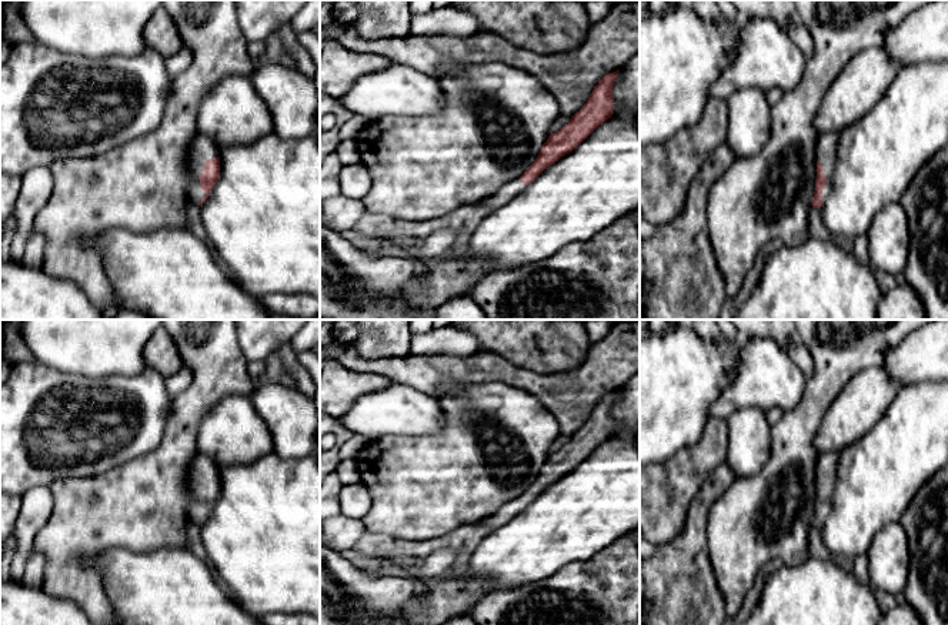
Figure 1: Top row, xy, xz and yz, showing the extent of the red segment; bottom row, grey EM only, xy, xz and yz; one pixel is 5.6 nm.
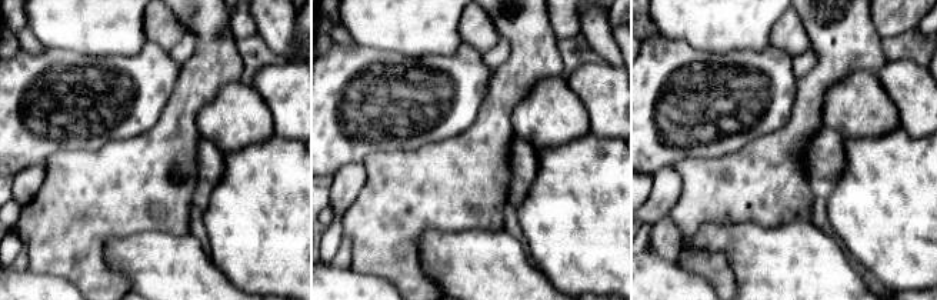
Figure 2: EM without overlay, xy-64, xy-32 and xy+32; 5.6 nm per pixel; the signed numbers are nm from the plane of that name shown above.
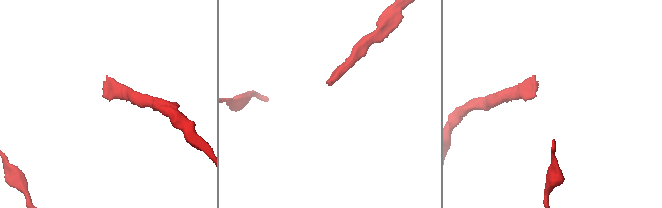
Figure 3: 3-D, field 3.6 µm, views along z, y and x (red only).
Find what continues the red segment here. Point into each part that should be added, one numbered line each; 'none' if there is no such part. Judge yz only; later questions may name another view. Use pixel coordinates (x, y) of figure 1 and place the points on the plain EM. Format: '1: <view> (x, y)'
1: yz (827, 464)

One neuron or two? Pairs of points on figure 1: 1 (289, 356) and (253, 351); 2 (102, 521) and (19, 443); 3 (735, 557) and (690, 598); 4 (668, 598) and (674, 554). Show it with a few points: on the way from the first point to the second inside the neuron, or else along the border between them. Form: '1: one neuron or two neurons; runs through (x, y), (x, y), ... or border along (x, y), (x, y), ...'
1: two neurons; border along (290, 340), (284, 341), (273, 353)
2: two neurons; border along (90, 475), (60, 477), (47, 485)
3: two neurons; border along (707, 544), (710, 567), (725, 608)
4: one neuron; runs through (674, 587), (674, 565)

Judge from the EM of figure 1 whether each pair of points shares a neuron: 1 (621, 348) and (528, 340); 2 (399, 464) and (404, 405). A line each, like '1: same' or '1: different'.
1: different
2: different

